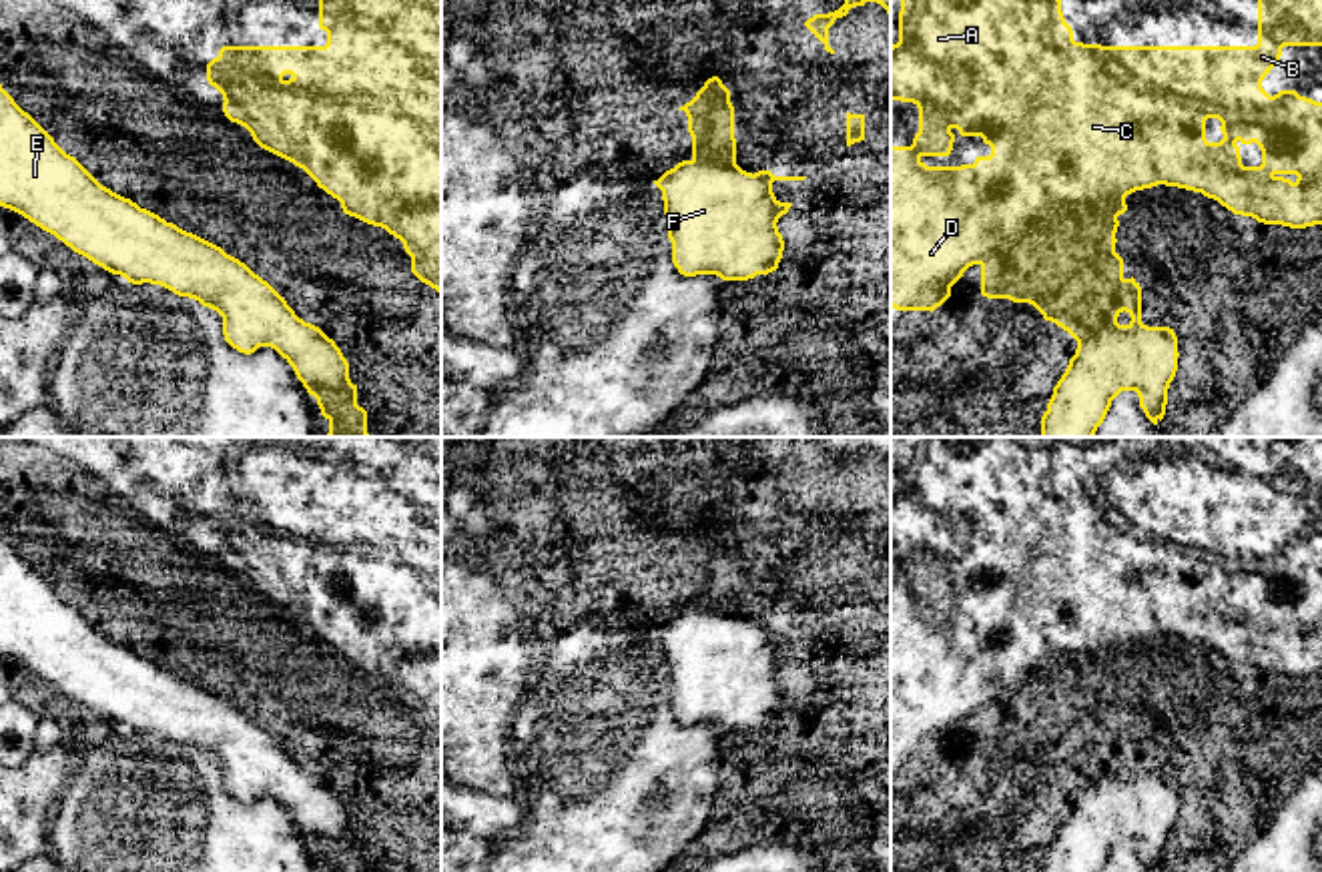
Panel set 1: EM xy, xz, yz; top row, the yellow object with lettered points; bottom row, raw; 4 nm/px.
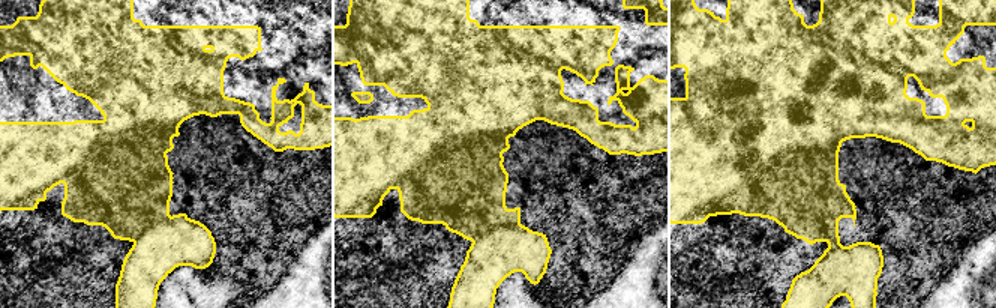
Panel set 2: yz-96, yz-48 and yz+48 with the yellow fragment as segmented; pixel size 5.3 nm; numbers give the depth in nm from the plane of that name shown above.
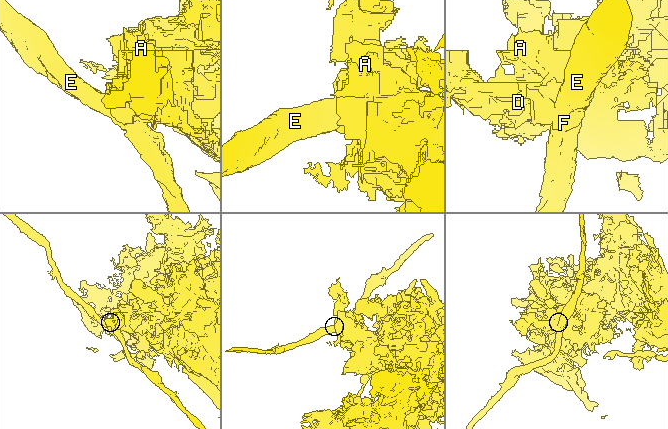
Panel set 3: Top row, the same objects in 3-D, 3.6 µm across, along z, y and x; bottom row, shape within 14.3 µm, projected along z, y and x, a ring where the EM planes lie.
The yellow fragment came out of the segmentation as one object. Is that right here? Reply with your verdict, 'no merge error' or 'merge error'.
merge error

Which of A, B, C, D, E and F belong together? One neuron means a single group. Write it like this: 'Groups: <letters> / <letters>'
Groups: A B C D / E F

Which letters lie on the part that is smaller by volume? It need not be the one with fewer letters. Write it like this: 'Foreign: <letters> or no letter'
Foreign: E, F

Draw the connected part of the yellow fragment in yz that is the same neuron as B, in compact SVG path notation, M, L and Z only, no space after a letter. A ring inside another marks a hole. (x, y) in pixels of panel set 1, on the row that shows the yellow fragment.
M901 0L899 42L891 46L891 100L913 102L919 108L919 132L911 146L891 146L891 307L897 311L935 311L951 297L951 287L963 273L981 267L981 295L987 299L1009 299L1013 303L1033 305L1045 321L1067 331L1075 341L1075 353L1087 365L1115 369L1121 377L1121 391L1145 393L1145 417L1158 425L1168 399L1170 383L1178 371L1178 337L1170 327L1153 327L1164 335L1174 351L1168 355L1162 345L1149 355L1143 343L1133 339L1141 323L1141 287L1131 277L1123 277L1123 259L1115 253L1117 216L1127 210L1125 196L1158 184L1178 186L1202 192L1218 200L1234 214L1252 216L1264 225L1282 225L1306 229L1322 225L1322 102L1300 96L1296 90L1280 90L1270 96L1262 80L1270 74L1282 56L1284 46L1322 46L1322 0L1258 0L1258 44L1256 46L1101 46L1073 40L1073 30L1061 12L1061 0ZM1218 118L1224 138L1210 142L1206 138L1206 120ZM955 134L981 136L991 146L989 156L977 156L973 164L927 166L923 156L949 156ZM1256 142L1262 150L1260 166L1244 166L1240 146Z

